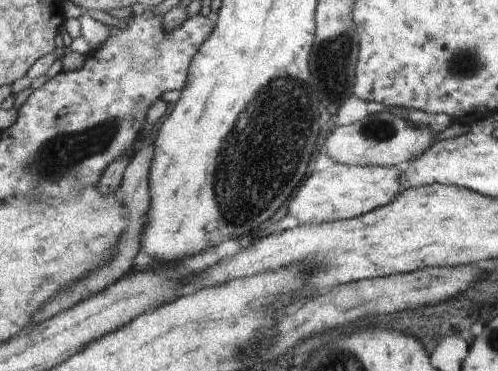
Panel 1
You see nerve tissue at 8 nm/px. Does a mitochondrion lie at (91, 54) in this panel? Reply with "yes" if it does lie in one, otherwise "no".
no

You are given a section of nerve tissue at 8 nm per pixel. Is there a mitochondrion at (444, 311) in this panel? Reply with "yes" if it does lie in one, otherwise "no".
no

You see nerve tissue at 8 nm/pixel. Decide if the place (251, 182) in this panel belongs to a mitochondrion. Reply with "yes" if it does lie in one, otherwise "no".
yes

